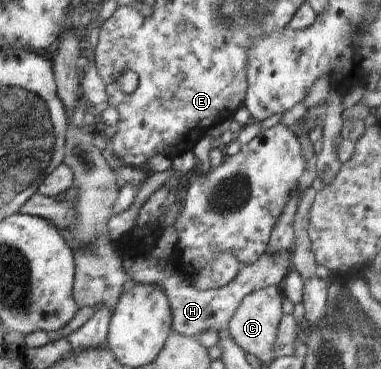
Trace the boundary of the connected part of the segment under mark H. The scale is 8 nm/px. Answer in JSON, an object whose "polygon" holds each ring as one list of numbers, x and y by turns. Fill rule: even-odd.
{"polygon":[[291,251,278,253,263,253,254,263,242,265,237,276,221,288,211,290,197,290,193,285,189,285,186,278,174,277,173,279,163,279,158,282,167,295,172,310,172,329,179,334,196,337,200,332,211,329,219,334,228,330,228,322,239,303,249,294,257,289,268,286,281,286,287,273,293,268]]}

